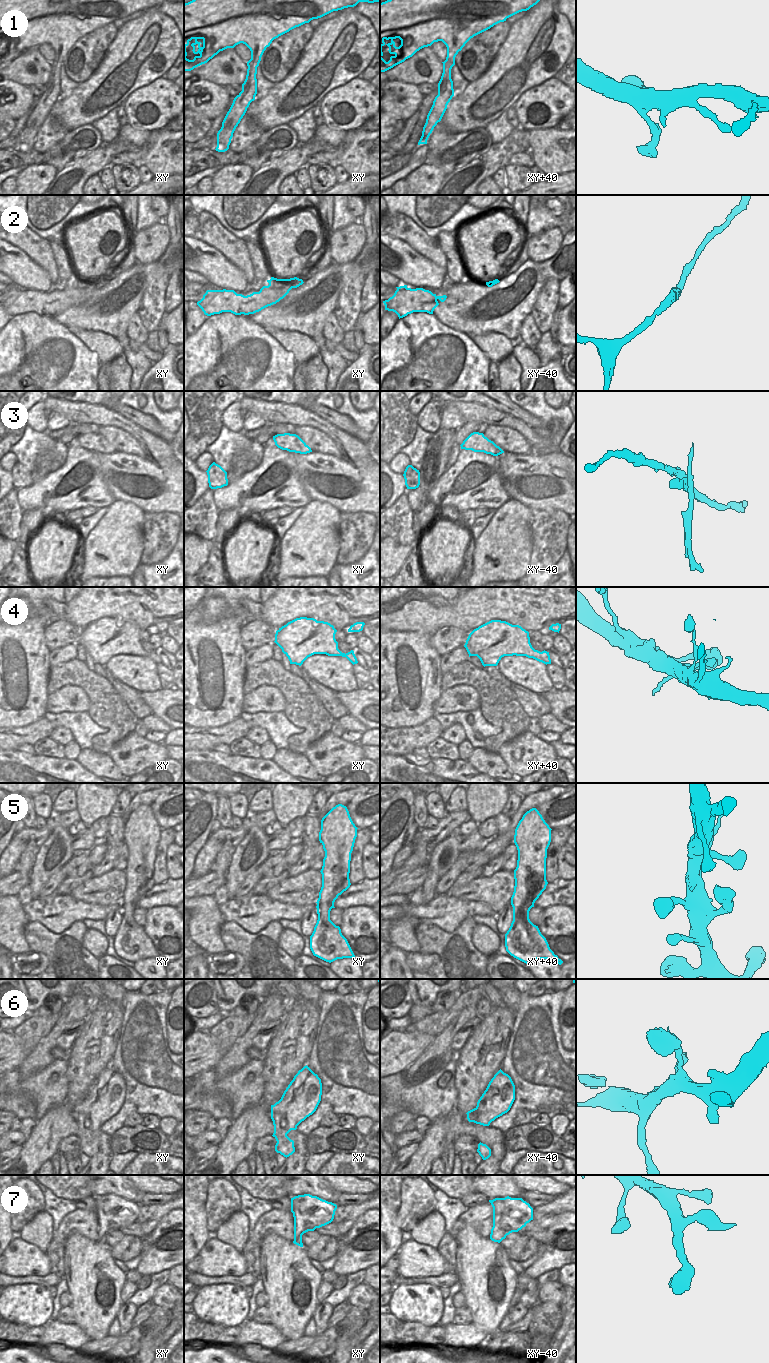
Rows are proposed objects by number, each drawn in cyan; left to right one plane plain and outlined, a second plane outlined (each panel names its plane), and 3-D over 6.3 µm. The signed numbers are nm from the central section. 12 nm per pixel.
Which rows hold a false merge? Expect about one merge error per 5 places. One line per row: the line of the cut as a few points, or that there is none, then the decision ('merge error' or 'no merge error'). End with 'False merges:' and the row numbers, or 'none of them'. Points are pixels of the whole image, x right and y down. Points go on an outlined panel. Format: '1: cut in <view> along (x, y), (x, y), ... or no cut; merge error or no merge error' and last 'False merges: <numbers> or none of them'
1: no cut; no merge error
2: no cut; no merge error
3: cut in xy along (305, 444), (299, 450), (294, 451); merge error
4: no cut; no merge error
5: no cut; no merge error
6: no cut; no merge error
7: no cut; no merge error
False merges: 3

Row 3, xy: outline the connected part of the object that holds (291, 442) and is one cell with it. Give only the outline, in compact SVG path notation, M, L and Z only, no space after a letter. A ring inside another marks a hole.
M284 433L273 436L275 445L289 452L300 451L302 446L306 443L296 434Z

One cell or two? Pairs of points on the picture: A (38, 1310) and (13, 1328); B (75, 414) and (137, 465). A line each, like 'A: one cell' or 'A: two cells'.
A: two cells
B: two cells

